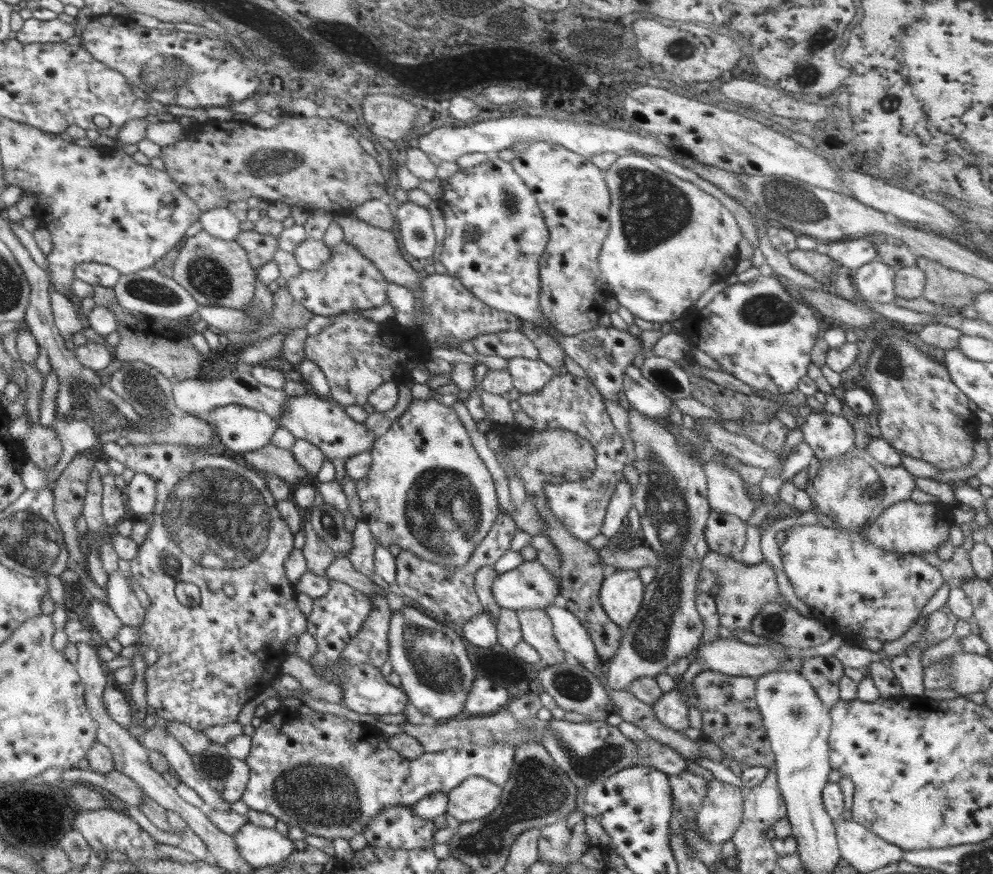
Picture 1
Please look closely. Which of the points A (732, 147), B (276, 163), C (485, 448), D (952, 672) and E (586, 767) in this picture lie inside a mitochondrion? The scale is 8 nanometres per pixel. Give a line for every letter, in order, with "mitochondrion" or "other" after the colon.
A: mitochondrion
B: mitochondrion
C: other
D: mitochondrion
E: mitochondrion

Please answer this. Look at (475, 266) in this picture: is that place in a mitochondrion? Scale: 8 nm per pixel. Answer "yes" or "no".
no

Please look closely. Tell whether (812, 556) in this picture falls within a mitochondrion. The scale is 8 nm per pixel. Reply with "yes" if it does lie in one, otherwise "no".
no

